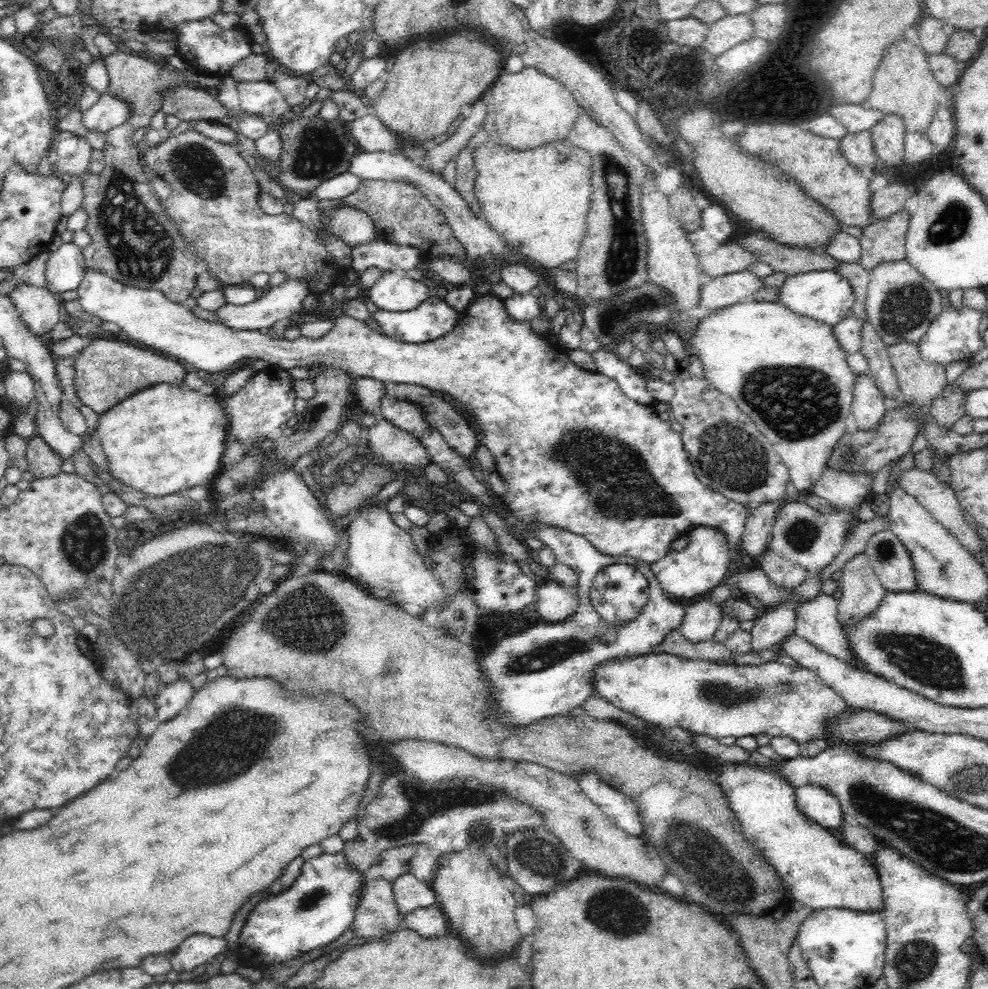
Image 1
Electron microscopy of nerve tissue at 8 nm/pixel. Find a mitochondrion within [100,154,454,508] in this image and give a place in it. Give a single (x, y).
(242, 484)

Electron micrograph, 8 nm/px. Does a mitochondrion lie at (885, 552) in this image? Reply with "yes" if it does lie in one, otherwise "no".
yes

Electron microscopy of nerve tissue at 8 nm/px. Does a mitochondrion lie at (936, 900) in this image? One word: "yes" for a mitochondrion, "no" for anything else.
no

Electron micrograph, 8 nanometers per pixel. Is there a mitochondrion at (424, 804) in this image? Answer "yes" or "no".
yes

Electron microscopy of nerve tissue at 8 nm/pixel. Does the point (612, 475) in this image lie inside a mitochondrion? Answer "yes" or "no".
yes

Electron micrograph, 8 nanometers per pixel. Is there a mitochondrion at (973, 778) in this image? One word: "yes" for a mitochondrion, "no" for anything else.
yes

